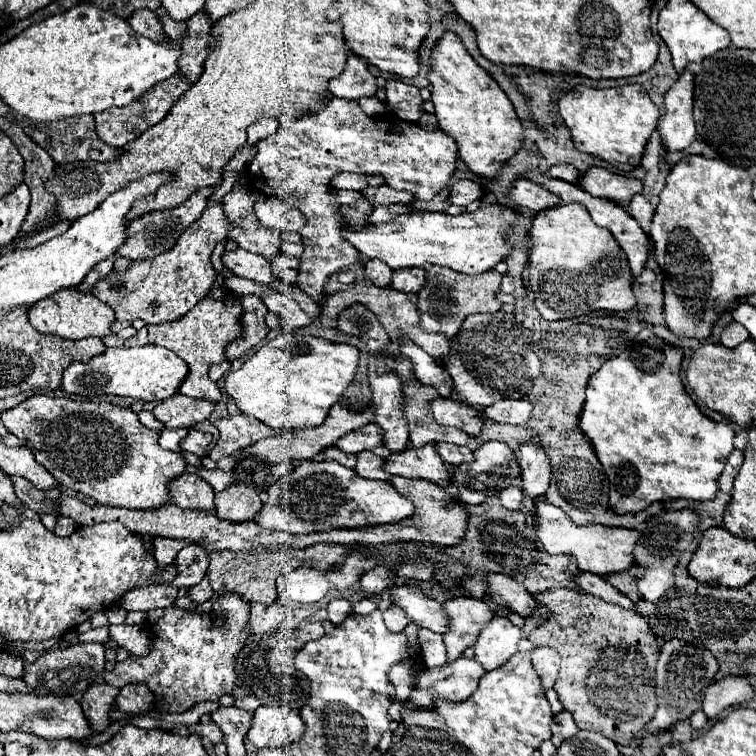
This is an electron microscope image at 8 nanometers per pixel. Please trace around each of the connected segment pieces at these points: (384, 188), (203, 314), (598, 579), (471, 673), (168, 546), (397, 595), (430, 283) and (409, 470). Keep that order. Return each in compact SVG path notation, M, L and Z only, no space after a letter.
M382 184L382 186L368 186L366 198L370 198L374 206L376 204L410 204L414 200L414 194L394 190L388 184Z
M224 290L224 298L214 298L212 294L208 294L190 312L186 312L186 316L182 316L174 322L164 322L160 326L144 326L128 340L122 340L116 334L110 334L104 338L104 344L110 348L112 346L128 348L128 346L154 344L154 346L164 346L164 348L172 350L188 364L188 374L186 374L184 382L180 384L178 392L184 396L192 396L192 398L220 402L222 394L220 394L218 386L208 378L208 368L216 362L228 360L226 348L240 336L242 336L242 302L232 290Z
M580 572L578 578L576 578L576 582L578 582L580 590L584 590L584 592L588 592L588 594L592 594L592 596L600 596L600 598L604 598L606 602L618 604L620 608L638 612L636 604L634 604L628 596L624 596L620 590L616 590L604 576L598 576L598 574L582 574L582 572Z
M458 658L452 664L440 666L440 668L426 668L426 674L416 682L414 692L401 706L396 702L391 704L388 713L393 721L400 722L400 712L406 708L432 708L434 698L448 698L454 702L466 700L478 686L478 680L484 676L482 664Z
M154 536L152 538L152 546L154 546L154 558L158 560L158 564L168 566L172 562L172 558L176 556L176 552L184 546L184 544L193 543L190 540L178 540L174 538L160 538Z
M414 584L392 586L392 606L400 606L410 622L424 626L432 632L446 632L446 612L442 604L428 598Z
M436 268L436 270L438 270L438 276L446 276L446 278L444 280L432 280L432 276L436 272L428 270L426 286L418 292L420 324L426 332L454 338L458 334L462 322L466 320L466 316L478 314L478 312L494 314L502 308L502 302L496 298L496 294L500 292L502 276L496 270L488 270L486 274L480 274L480 276L466 276L466 274L460 274L456 270L444 270L444 268Z
M426 444L426 446L410 446L398 454L388 454L384 458L384 472L388 474L398 474L398 476L404 476L404 478L426 478L430 482L436 482L438 486L448 486L450 482L450 472L448 472L448 466L446 462L442 462L442 458L438 456L434 444Z

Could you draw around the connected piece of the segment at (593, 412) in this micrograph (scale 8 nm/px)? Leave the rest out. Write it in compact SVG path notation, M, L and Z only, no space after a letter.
M642 330L624 356L610 358L594 372L586 386L586 402L580 416L580 430L590 438L600 464L610 480L610 508L616 514L640 512L652 502L668 498L712 500L718 492L716 480L724 462L734 450L734 430L704 416L680 382L680 358L684 352Z

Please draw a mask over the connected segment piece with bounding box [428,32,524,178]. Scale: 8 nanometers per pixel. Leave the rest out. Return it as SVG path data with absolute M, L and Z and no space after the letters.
M444 32L436 42L428 78L432 84L432 102L438 124L446 134L454 136L460 158L468 170L478 176L496 178L502 162L522 146L524 134L520 118L516 116L506 92L484 68L478 66L478 62L474 62L462 40L452 32Z

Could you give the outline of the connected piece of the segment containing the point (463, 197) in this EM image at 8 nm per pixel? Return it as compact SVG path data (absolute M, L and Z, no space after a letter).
M458 180L452 186L450 202L452 204L460 204L460 206L468 206L470 202L480 200L482 194L484 194L484 188L482 188L480 182L476 182L476 180Z

